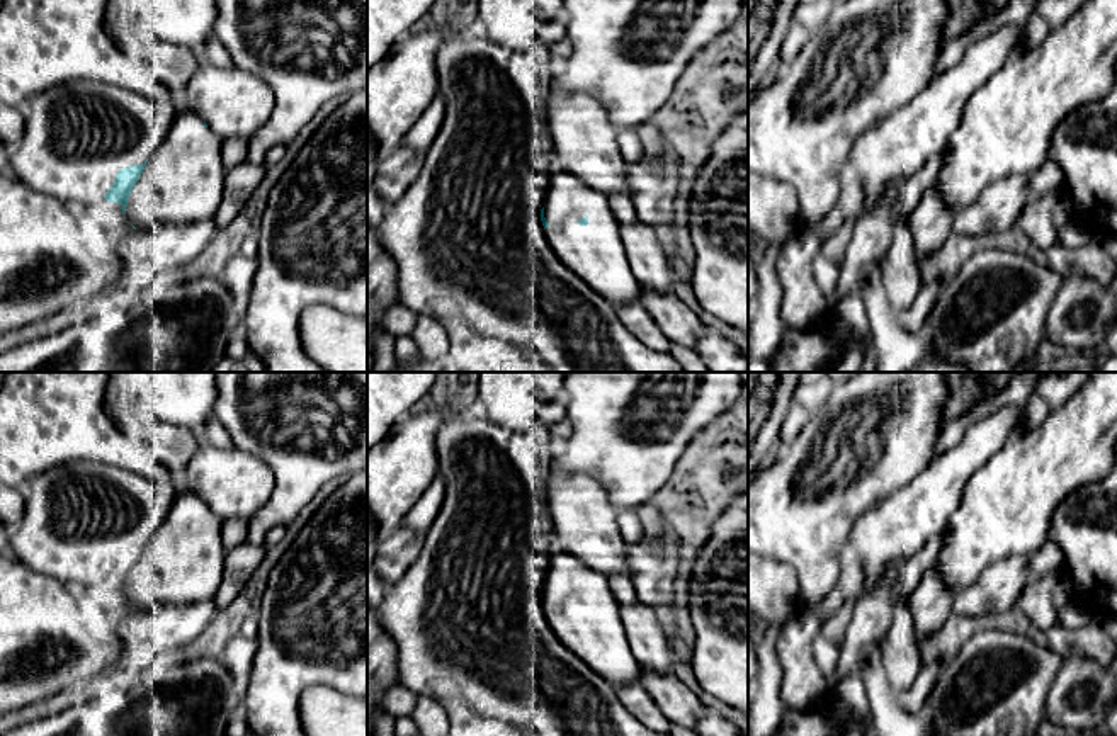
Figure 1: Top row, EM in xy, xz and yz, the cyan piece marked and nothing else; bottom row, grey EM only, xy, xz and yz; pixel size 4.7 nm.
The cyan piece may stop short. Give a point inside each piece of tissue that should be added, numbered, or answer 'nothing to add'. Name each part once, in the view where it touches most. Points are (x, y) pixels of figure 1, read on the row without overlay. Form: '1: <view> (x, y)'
1: xy (182, 563)

